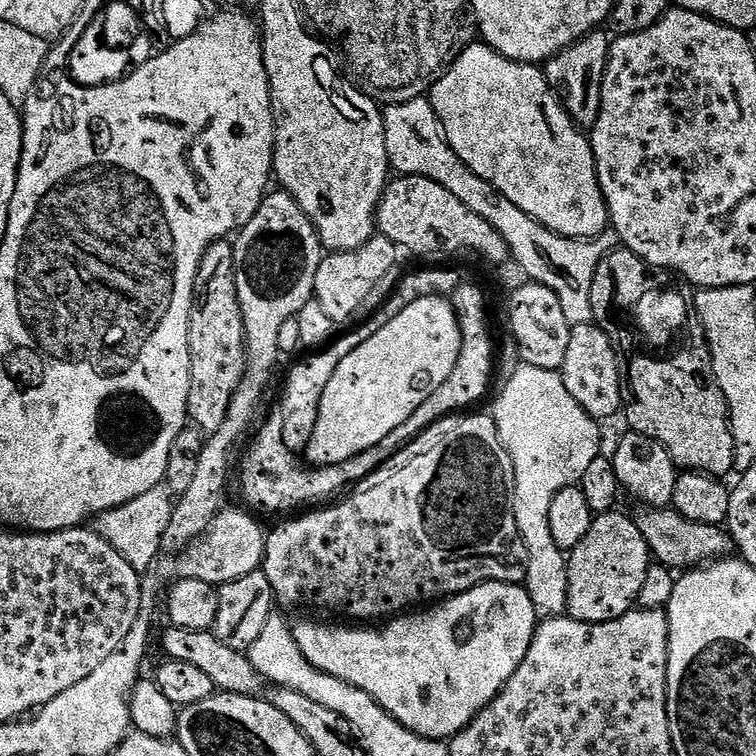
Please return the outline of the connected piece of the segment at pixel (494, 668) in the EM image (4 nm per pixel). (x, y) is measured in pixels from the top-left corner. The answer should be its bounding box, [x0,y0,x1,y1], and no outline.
[292,582,538,742]

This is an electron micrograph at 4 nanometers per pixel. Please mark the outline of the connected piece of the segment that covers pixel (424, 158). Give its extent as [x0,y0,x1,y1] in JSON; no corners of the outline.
[382,98,618,324]

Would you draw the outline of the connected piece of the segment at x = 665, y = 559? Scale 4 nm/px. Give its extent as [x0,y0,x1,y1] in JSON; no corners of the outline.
[634,507,733,570]

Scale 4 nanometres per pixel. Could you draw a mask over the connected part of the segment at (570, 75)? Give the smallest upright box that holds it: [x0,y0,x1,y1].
[543,30,612,130]

